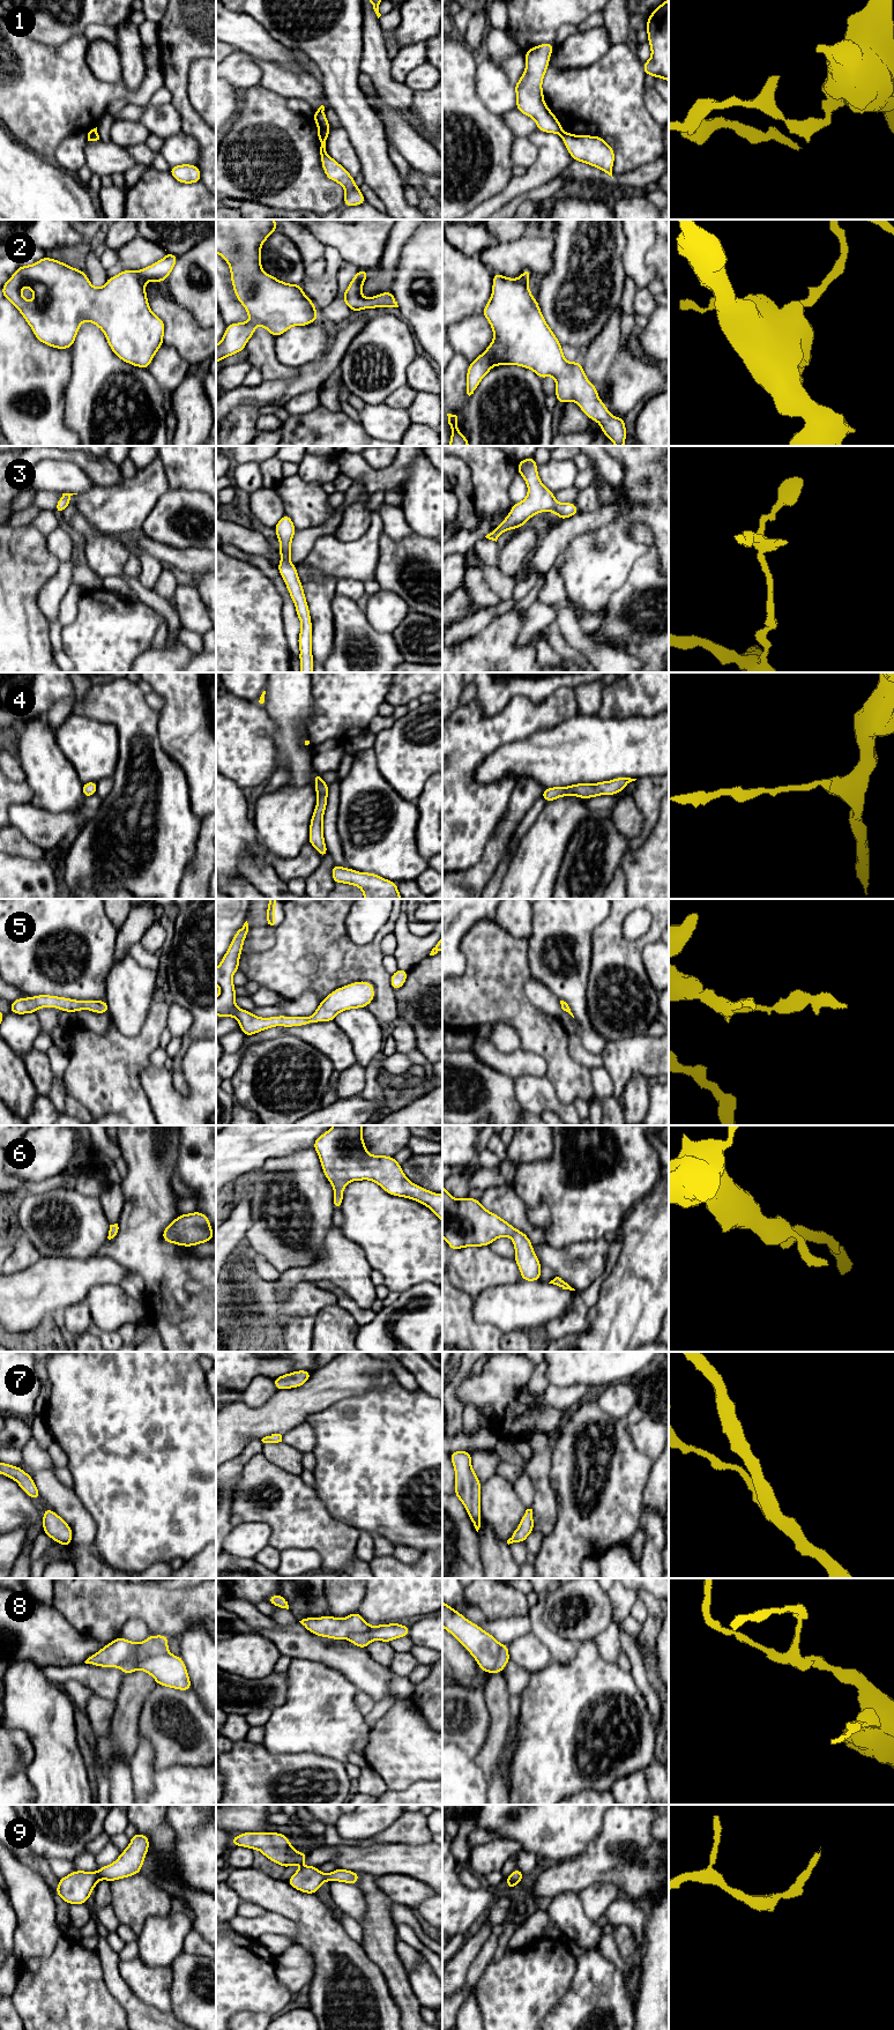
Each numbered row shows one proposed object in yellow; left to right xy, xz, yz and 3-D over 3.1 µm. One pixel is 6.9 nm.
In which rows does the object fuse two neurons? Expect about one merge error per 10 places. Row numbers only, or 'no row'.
1

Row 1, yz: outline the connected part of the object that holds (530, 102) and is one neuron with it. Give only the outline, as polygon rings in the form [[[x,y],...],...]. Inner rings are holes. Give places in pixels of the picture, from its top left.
[[[552,43],[530,47],[524,54],[524,73],[514,89],[517,111],[532,118],[538,131],[561,135],[564,131],[560,121],[545,104],[542,89],[543,77],[549,68],[552,51]]]

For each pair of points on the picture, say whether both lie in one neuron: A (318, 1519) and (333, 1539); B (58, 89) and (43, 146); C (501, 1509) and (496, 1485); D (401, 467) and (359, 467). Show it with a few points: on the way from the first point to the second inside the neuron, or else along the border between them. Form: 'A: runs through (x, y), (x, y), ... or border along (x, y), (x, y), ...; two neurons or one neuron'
A: runs through (318, 1524), (328, 1534); one neuron
B: runs through (44, 103), (43, 132); one neuron
C: runs through (499, 1503), (497, 1491); one neuron
D: runs through (390, 475), (370, 475); one neuron

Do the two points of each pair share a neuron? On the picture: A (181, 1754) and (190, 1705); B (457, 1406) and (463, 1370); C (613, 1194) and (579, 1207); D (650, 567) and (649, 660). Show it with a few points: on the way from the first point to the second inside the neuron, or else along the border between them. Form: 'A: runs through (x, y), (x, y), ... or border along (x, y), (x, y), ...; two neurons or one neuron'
A: runs through (195, 1748), (201, 1740), (201, 1729), (196, 1719); one neuron
B: runs through (454, 1397), (454, 1383), (456, 1380); one neuron
C: runs through (605, 1194), (593, 1194), (587, 1199); one neuron
D: runs through (640, 590), (618, 615), (635, 637); one neuron

